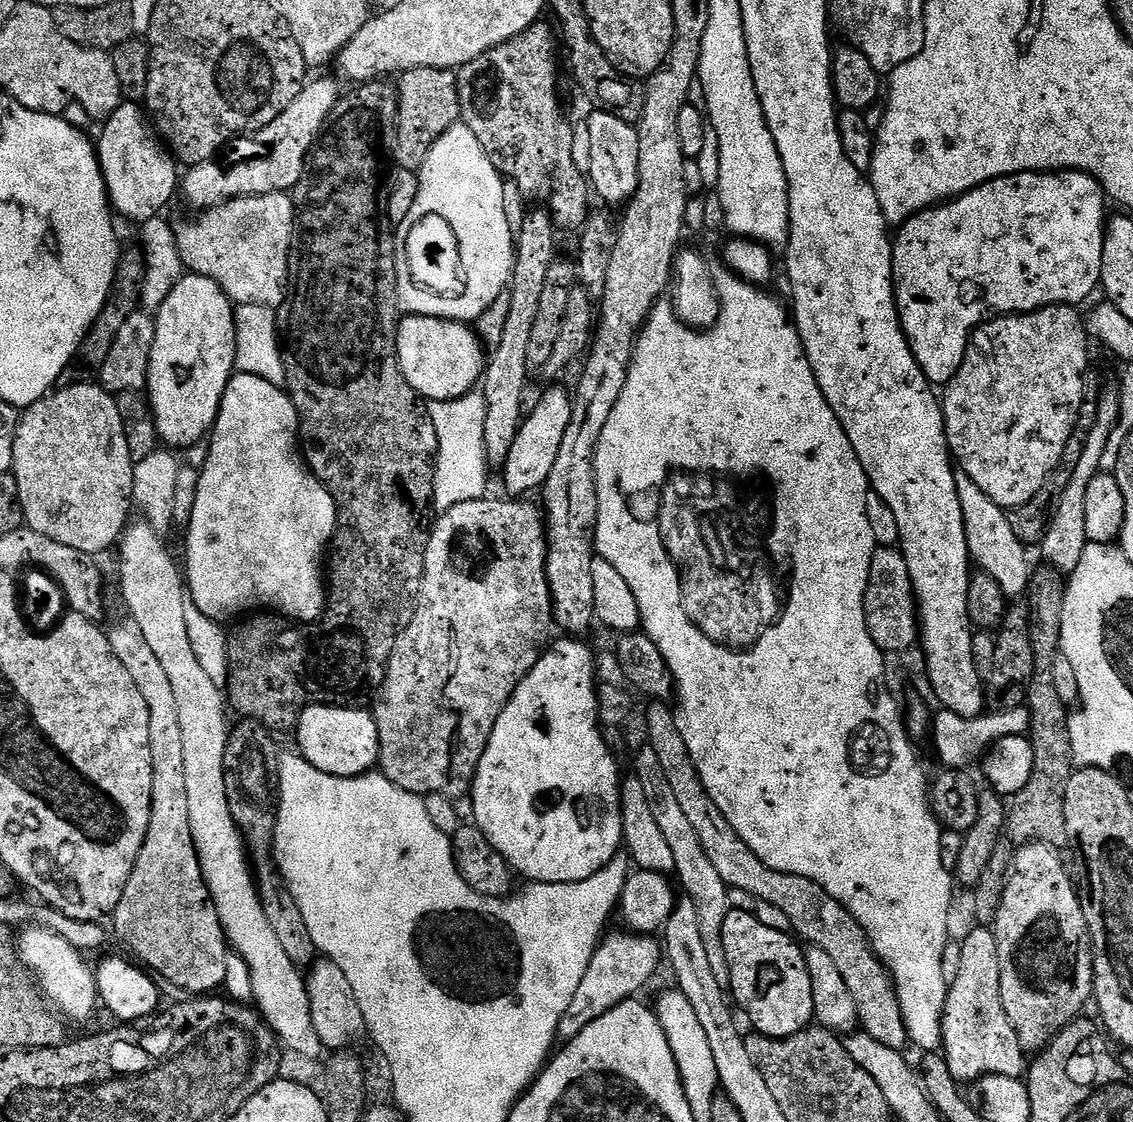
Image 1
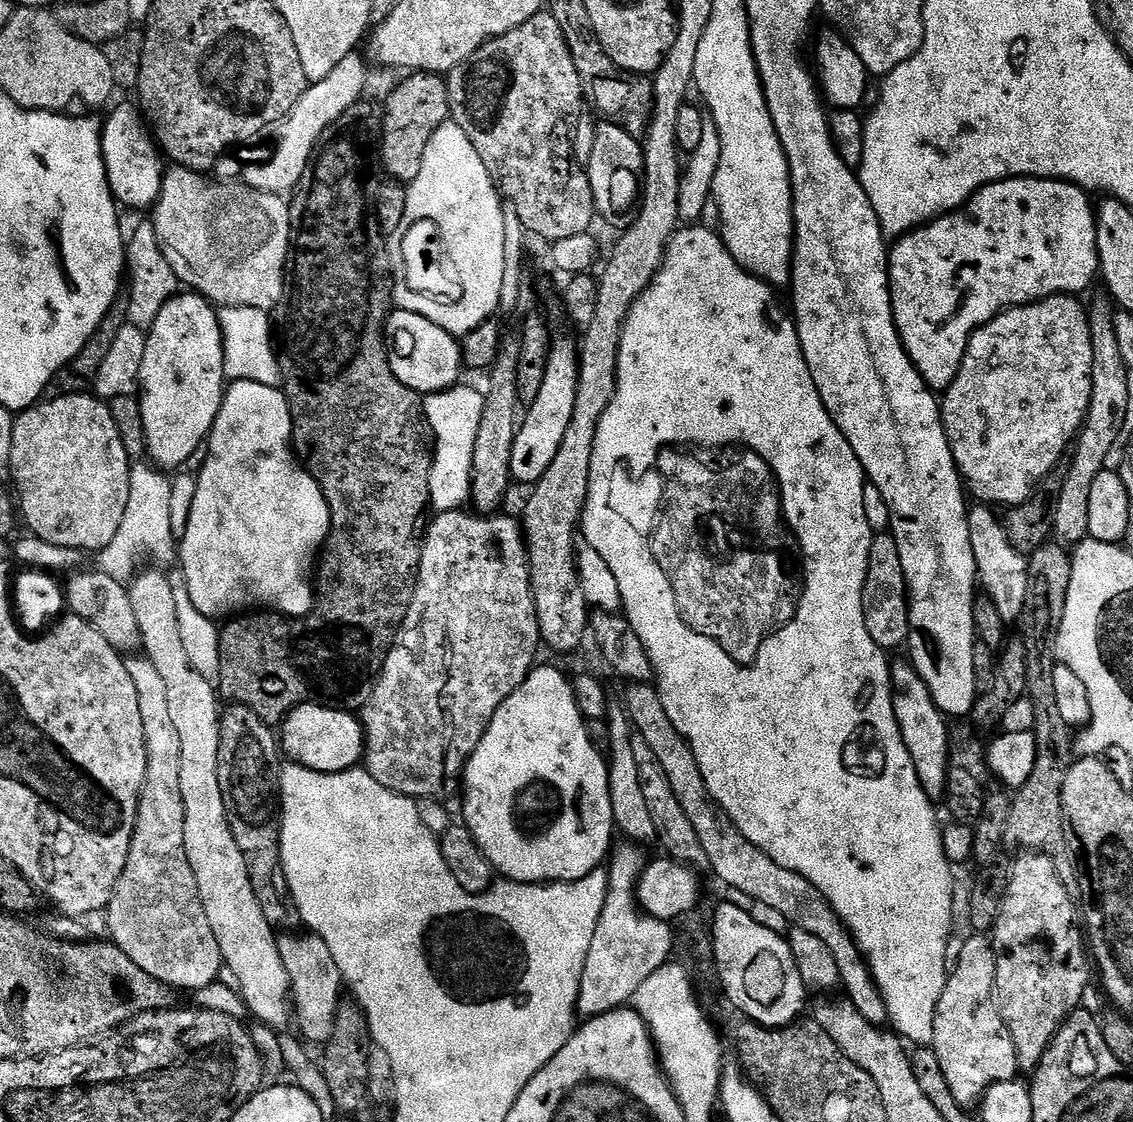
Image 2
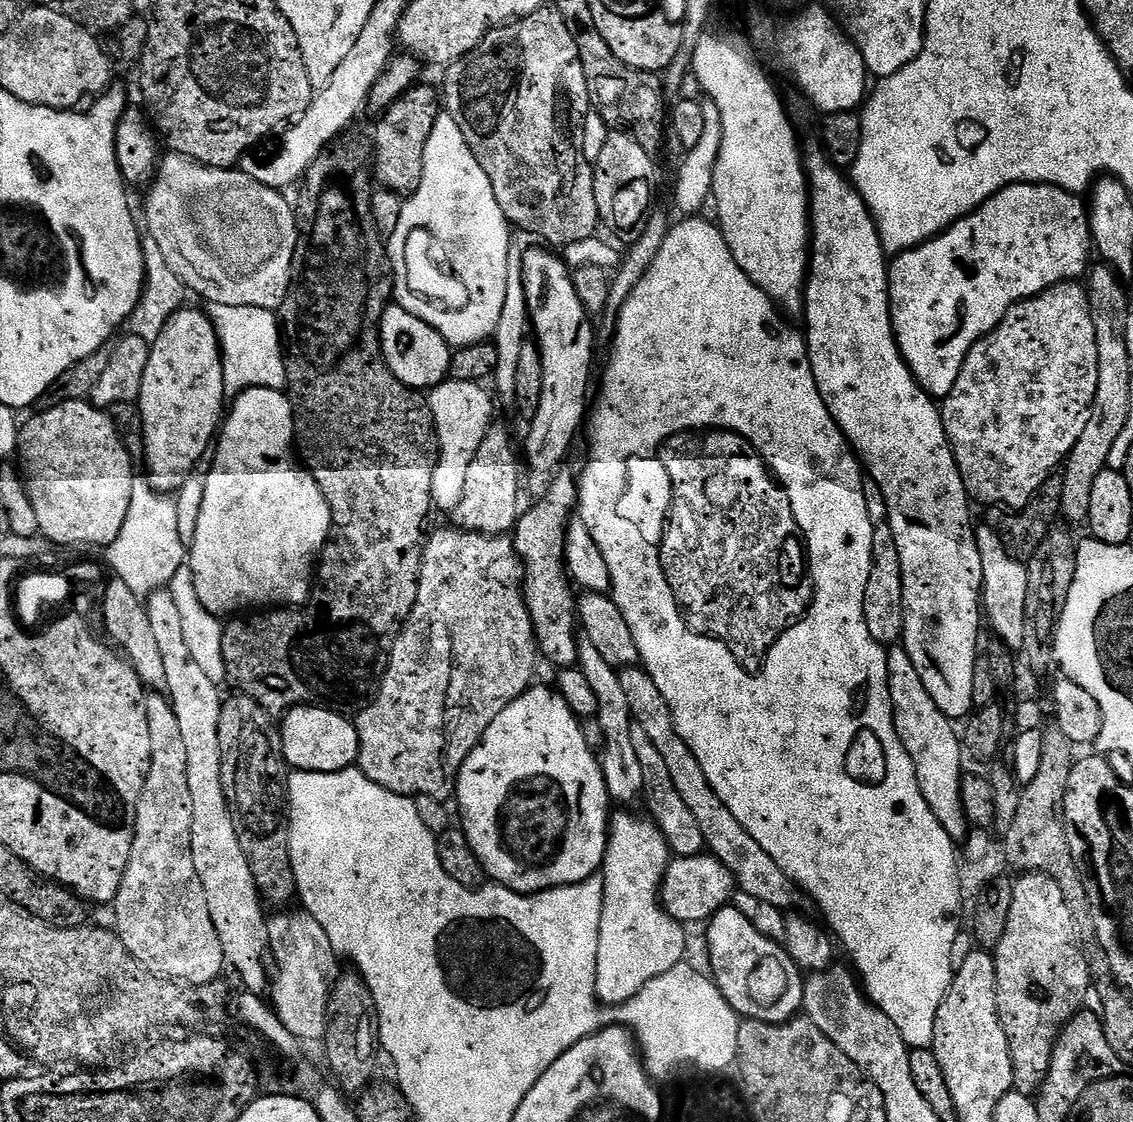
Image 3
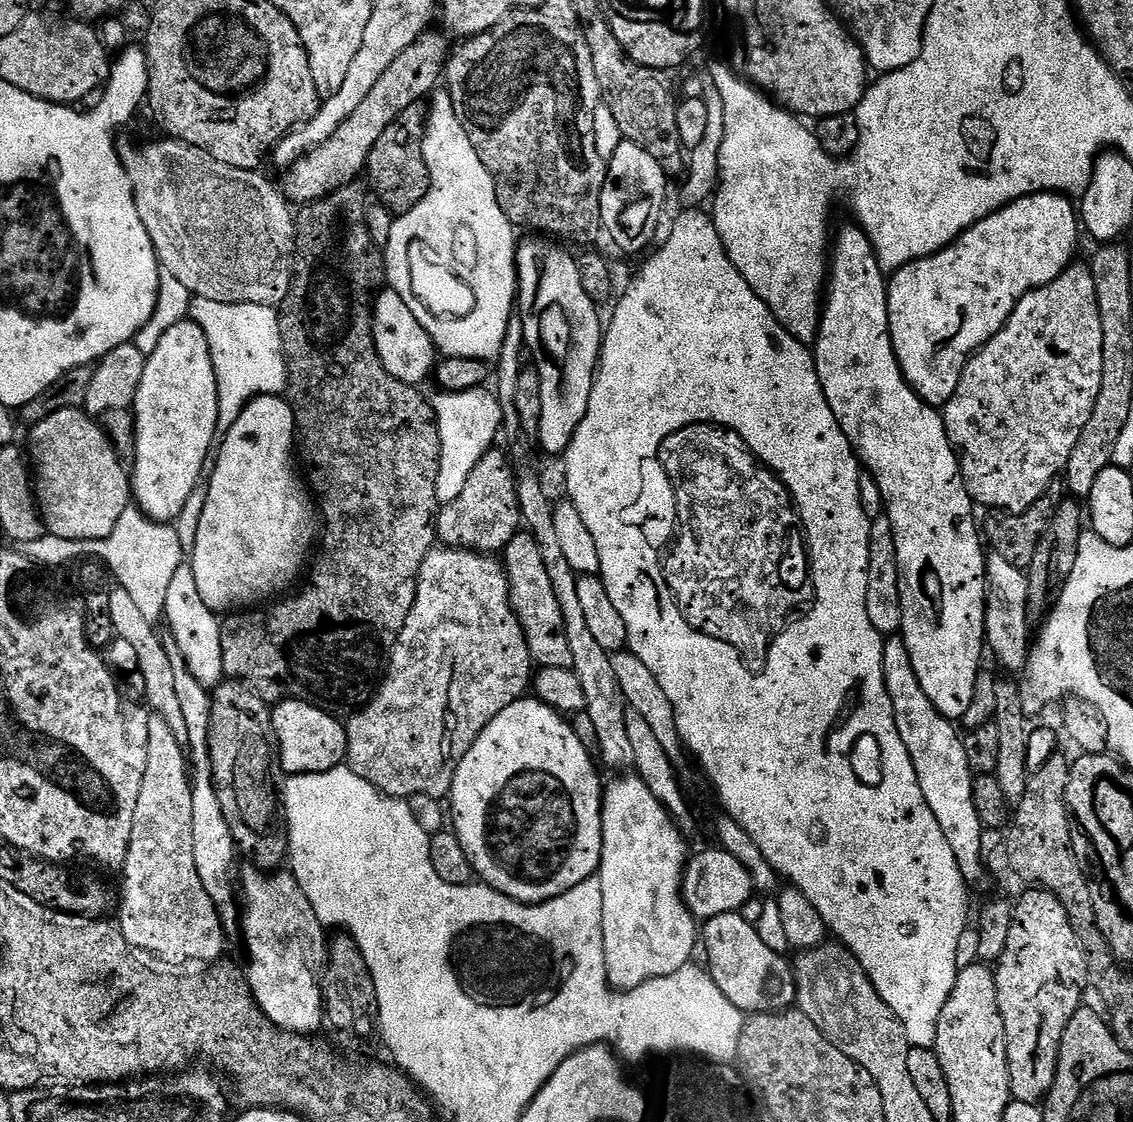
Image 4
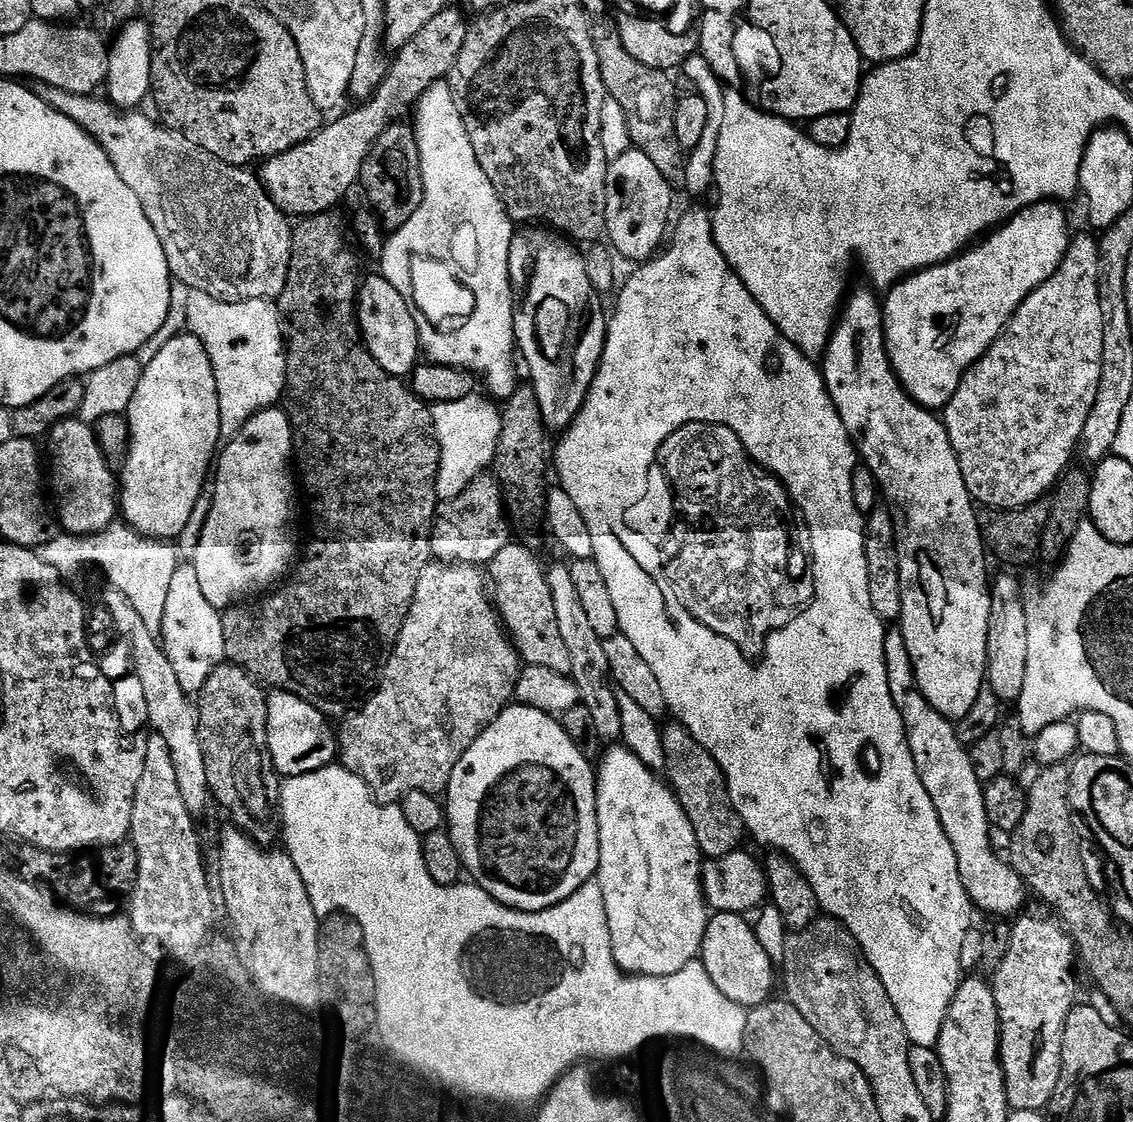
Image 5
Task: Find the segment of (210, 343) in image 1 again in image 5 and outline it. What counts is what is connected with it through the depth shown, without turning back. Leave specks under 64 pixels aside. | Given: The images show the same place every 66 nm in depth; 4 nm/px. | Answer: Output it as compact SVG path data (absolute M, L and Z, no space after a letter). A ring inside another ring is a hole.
M181 334L171 338L154 362L144 366L142 382L138 382L138 390L134 390L134 402L130 402L126 415L130 444L128 457L118 476L118 508L122 520L149 540L175 541L183 535L199 496L206 492L204 483L207 480L209 483L210 469L222 444L214 366L210 362L210 354L206 354L206 346L202 346L197 336Z

